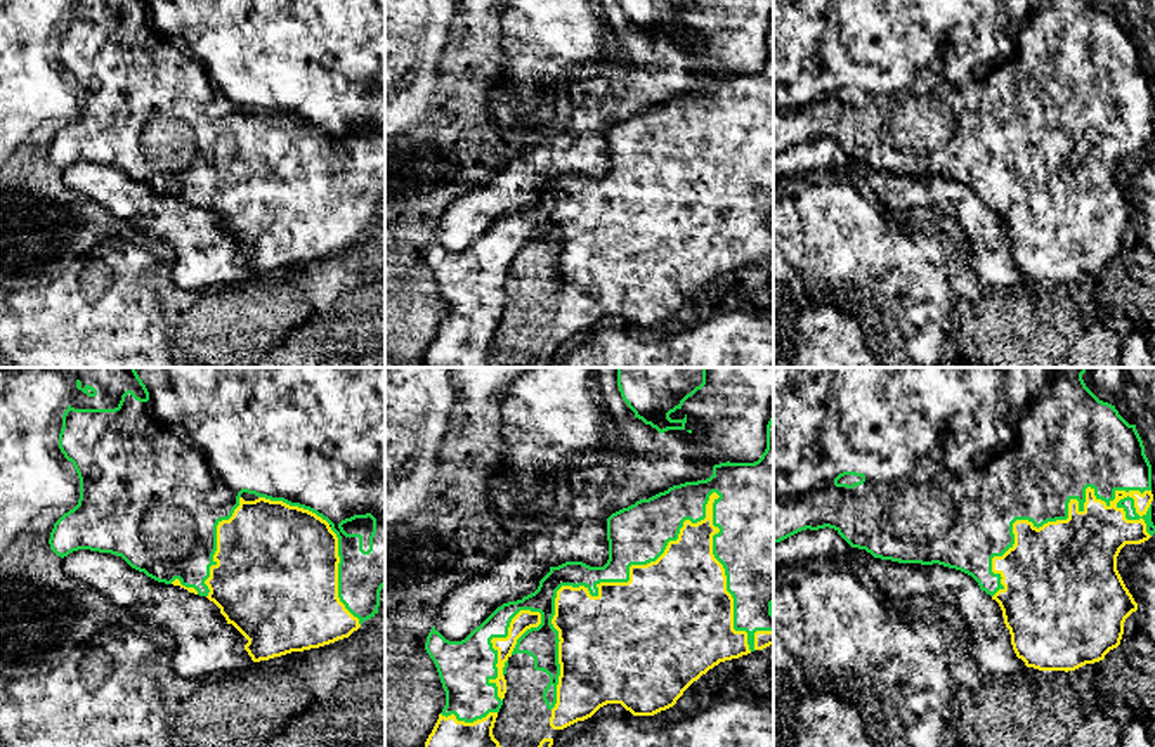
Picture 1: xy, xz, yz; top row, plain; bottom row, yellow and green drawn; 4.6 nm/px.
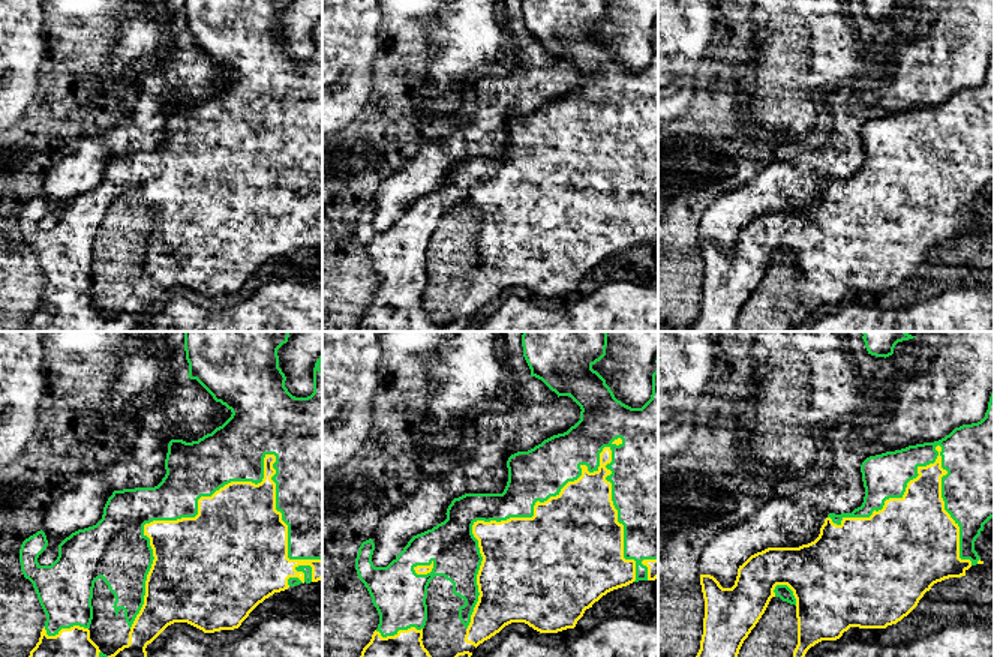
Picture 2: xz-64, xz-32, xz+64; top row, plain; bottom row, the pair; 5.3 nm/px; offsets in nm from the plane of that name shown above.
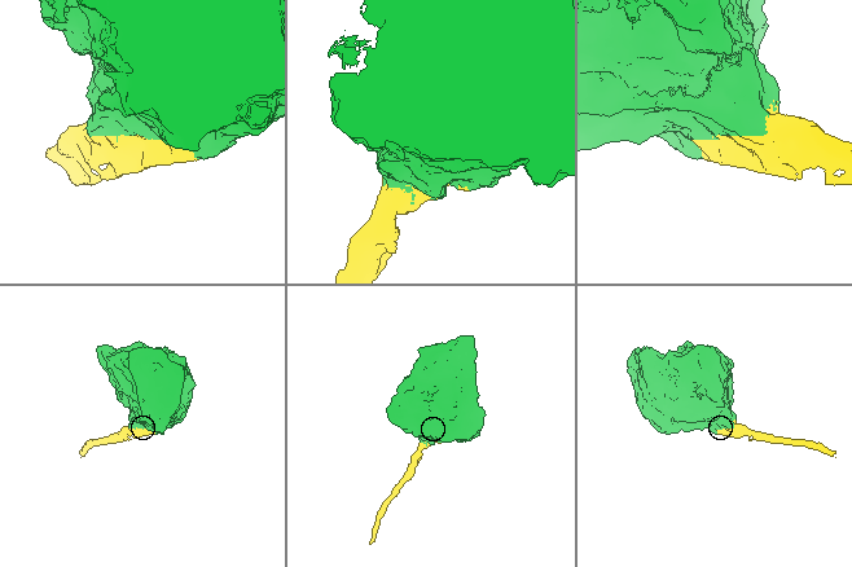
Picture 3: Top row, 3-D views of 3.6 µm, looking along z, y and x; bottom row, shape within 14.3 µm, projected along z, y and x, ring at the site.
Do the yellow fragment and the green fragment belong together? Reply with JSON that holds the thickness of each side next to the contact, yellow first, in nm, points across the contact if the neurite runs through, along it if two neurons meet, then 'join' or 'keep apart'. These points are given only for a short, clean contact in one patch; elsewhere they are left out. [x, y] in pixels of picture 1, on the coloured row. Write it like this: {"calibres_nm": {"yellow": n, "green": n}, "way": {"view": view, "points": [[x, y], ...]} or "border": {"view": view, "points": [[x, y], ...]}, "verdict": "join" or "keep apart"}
{"calibres_nm": {"yellow": 480, "green": 180}, "verdict": "join"}

